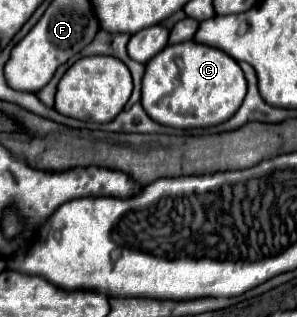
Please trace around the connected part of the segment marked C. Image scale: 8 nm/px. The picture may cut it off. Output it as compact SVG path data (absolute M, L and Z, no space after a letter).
M194 40L166 46L146 64L142 78L142 106L146 114L174 128L216 126L234 116L244 96L246 78L240 64L226 52Z

